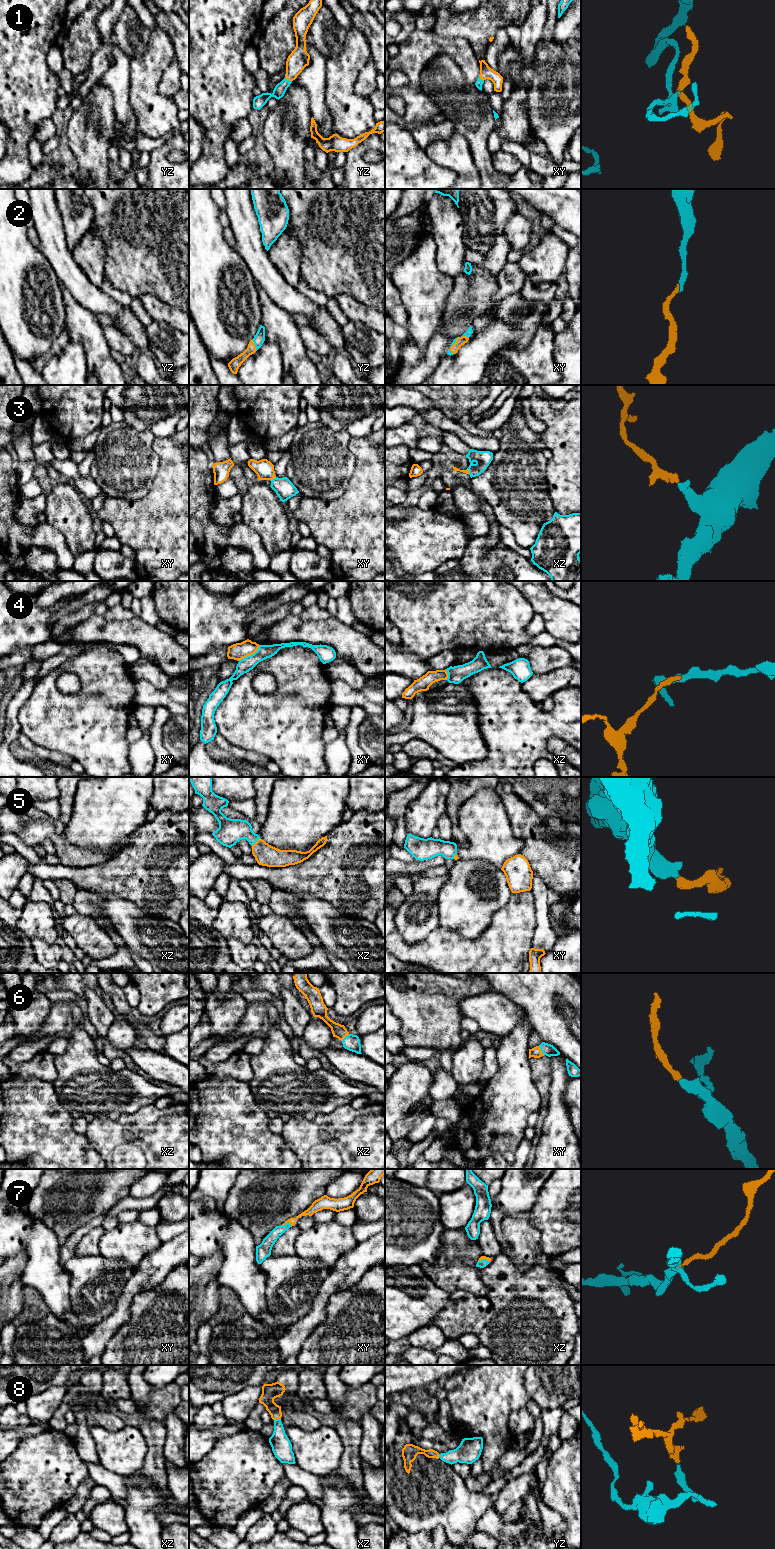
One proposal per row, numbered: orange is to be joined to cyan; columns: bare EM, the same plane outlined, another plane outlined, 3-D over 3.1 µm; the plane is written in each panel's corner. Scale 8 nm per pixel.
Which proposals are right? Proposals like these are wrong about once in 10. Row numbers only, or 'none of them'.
1, 2, 3, 5, 6, 7, 8

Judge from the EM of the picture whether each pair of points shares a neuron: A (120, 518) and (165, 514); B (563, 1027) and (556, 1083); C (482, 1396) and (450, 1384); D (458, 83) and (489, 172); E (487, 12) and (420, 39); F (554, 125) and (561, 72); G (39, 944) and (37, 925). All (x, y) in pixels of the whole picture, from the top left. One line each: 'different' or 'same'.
A: same
B: different
C: different
D: same
E: different
F: same
G: different

